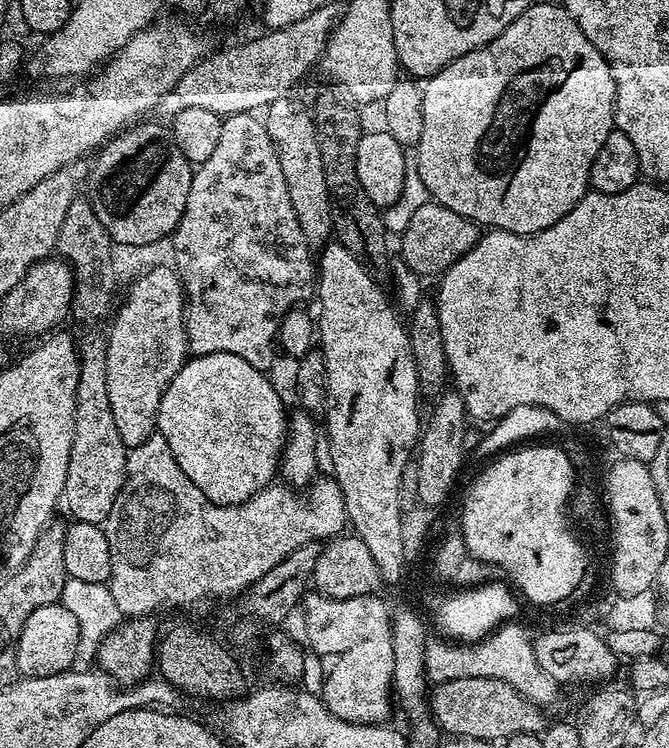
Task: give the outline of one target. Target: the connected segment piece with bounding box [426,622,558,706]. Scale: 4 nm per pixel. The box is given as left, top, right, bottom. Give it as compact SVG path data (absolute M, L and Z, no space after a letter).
M504 623L476 643L449 642L444 638L438 639L437 644L436 641L429 643L426 650L429 681L445 684L454 678L498 678L514 686L514 690L518 690L530 702L541 706L554 703L557 682L546 674L546 670L542 670L542 666L538 666L538 658L532 649L533 637L528 637L518 623Z

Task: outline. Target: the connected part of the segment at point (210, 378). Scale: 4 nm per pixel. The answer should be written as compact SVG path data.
M215 352L192 356L174 374L158 406L158 434L166 438L172 457L182 466L182 474L216 504L241 504L256 492L269 487L280 472L281 456L288 437L288 419L284 404L269 377L238 354Z

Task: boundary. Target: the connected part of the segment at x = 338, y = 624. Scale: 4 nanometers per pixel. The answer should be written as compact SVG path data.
M310 590L305 593L302 601L302 613L304 612L304 628L306 630L306 638L311 650L320 662L320 670L322 672L322 690L320 689L320 697L324 702L325 707L334 717L340 718L342 721L350 721L355 724L382 724L390 712L392 707L392 672L393 672L393 640L392 640L392 621L391 609L389 605L385 605L380 596L373 594L359 595L357 598L348 599L332 599L329 596L324 596L320 592Z

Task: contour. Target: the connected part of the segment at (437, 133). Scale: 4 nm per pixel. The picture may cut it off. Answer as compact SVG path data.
M529 3L502 34L498 34L486 46L450 62L442 71L435 72L433 76L427 77L423 85L424 97L422 98L422 138L415 146L414 172L420 175L424 188L429 192L435 203L454 210L454 214L462 214L462 218L473 220L478 226L487 226L492 230L501 232L513 232L529 236L535 232L546 230L554 226L590 190L588 179L590 178L590 166L594 166L594 157L598 150L602 150L602 142L614 130L616 118L616 83L612 77L612 66L606 62L606 58L582 34L578 22L570 18L570 14L559 3L536 4Z

